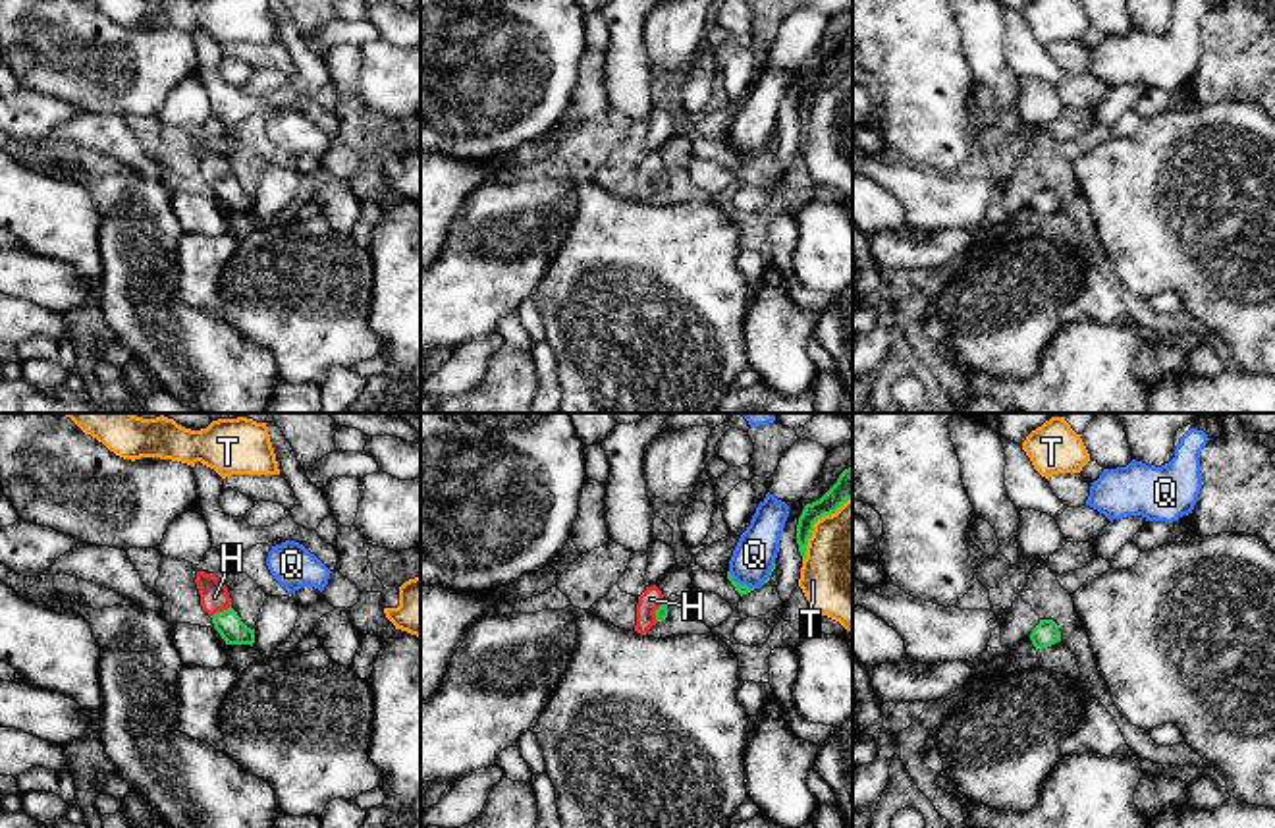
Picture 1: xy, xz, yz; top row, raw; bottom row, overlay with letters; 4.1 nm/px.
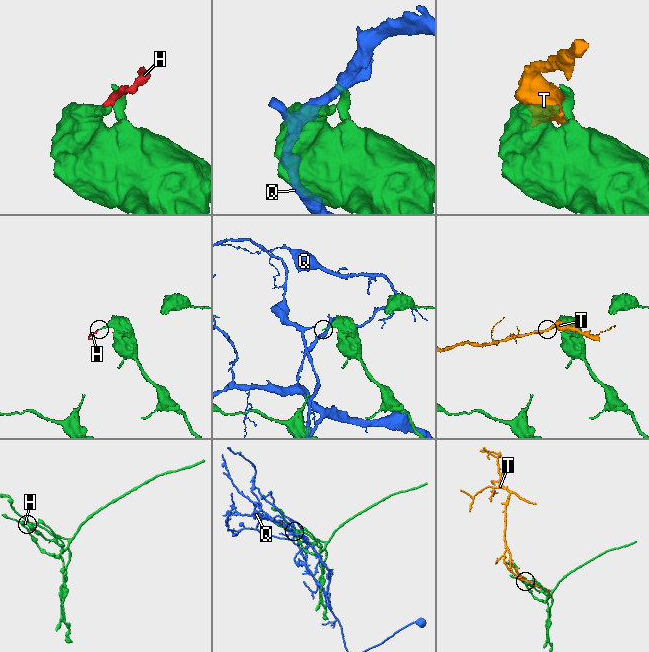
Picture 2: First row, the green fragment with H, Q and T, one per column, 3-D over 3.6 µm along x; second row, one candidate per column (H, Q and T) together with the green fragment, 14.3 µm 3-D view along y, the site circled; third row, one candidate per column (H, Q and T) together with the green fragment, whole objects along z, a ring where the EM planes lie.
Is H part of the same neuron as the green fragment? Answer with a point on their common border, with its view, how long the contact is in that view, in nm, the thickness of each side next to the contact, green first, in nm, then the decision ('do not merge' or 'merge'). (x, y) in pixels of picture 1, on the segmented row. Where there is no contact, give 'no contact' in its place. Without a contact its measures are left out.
xy (220, 612) | 100 nm | 110/120 nm | merge

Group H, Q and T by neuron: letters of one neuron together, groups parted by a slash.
H / Q / T

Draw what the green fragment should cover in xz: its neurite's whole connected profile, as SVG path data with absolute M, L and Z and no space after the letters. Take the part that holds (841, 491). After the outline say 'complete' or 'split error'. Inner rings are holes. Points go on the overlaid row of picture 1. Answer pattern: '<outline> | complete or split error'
M853 467L845 469L820 500L804 506L797 525L797 544L802 560L806 558L814 523L824 515L835 513L847 500L853 500Z | complete

